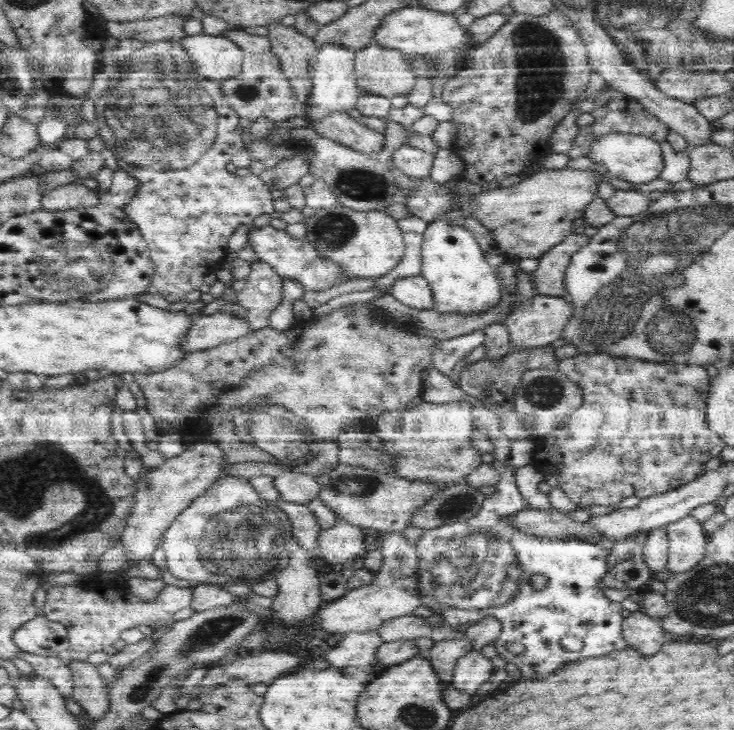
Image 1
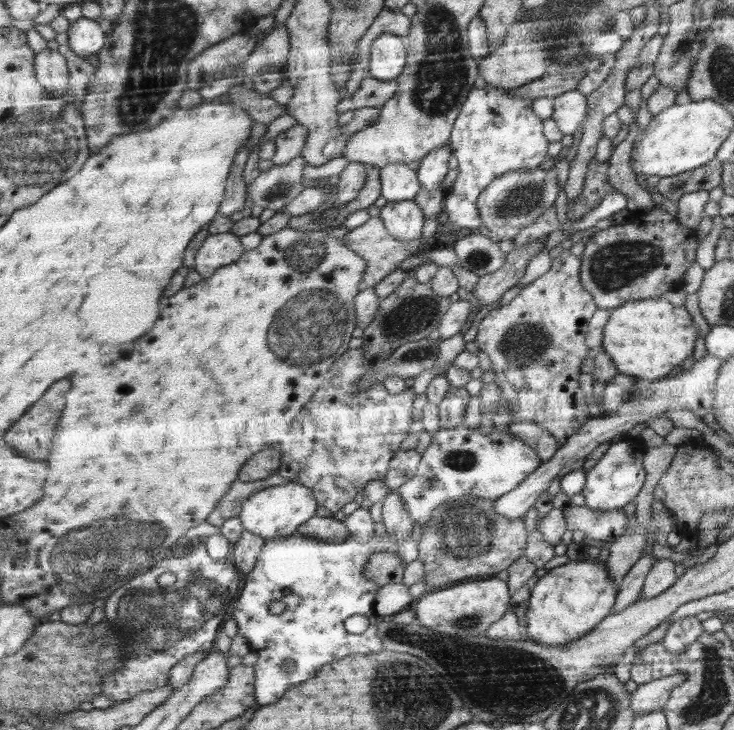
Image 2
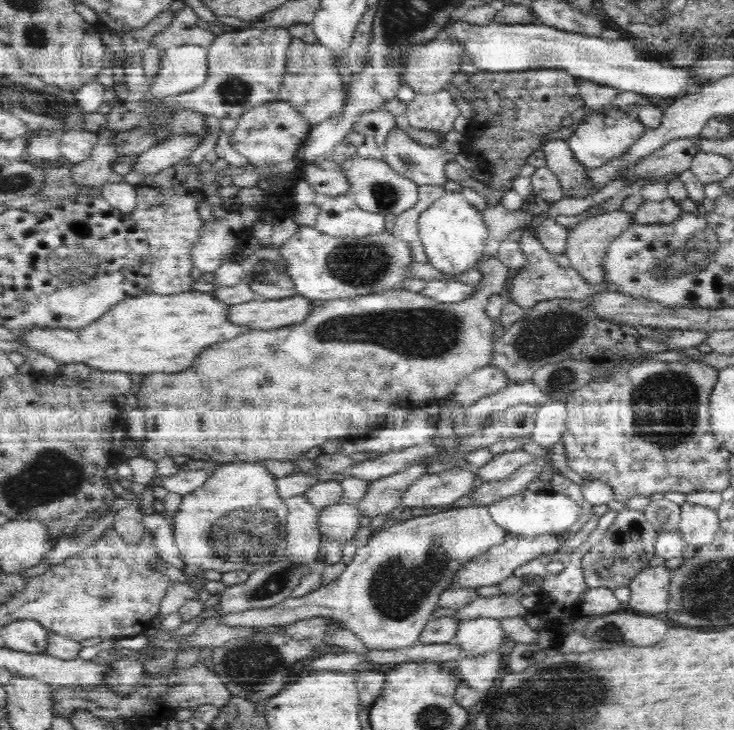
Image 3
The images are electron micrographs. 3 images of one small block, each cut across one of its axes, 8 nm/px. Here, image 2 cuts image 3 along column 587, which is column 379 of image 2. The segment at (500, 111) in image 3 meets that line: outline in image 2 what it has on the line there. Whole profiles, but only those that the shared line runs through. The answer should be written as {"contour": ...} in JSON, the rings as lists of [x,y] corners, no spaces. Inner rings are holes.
{"contour":[[[370,76],[361,81],[360,88],[352,95],[346,94],[337,108],[343,112],[355,111],[364,107],[381,108],[398,90],[398,81],[390,79],[381,81]]]}

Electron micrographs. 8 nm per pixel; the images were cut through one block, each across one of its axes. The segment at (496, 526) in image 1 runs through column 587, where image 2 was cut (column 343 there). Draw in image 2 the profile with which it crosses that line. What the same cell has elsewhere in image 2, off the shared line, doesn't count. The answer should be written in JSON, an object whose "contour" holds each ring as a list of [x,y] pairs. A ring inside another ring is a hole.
{"contour":[[[296,532],[265,539],[256,566],[247,574],[244,593],[229,613],[237,622],[237,633],[246,638],[250,650],[258,656],[254,665],[255,700],[260,706],[274,704],[290,686],[306,682],[324,664],[350,654],[385,650],[378,636],[379,623],[375,612],[375,599],[380,587],[366,576],[366,566],[372,562],[372,556],[380,552],[398,554],[400,560],[404,560],[402,564],[407,565],[417,558],[417,542],[414,542],[412,534],[402,542],[392,542],[389,536],[384,538],[374,544],[354,538],[330,543]],[[273,600],[287,605],[287,610],[282,614],[270,614],[268,605]],[[354,615],[366,615],[369,619],[370,624],[362,634],[349,634],[344,629],[344,621]],[[288,658],[296,662],[294,670],[285,666],[284,670],[280,668]]]}

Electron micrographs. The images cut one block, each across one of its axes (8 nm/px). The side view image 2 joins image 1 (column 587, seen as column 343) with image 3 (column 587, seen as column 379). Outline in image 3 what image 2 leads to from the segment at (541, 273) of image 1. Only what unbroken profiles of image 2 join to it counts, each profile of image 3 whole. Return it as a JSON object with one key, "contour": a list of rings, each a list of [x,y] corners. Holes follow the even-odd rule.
{"contour":[[[611,211],[588,217],[580,220],[568,236],[568,244],[566,244],[565,254],[569,258],[569,266],[573,268],[588,284],[600,284],[604,281],[603,266],[600,260],[603,259],[605,252],[624,229],[630,228],[634,224],[633,215],[625,211]]]}

